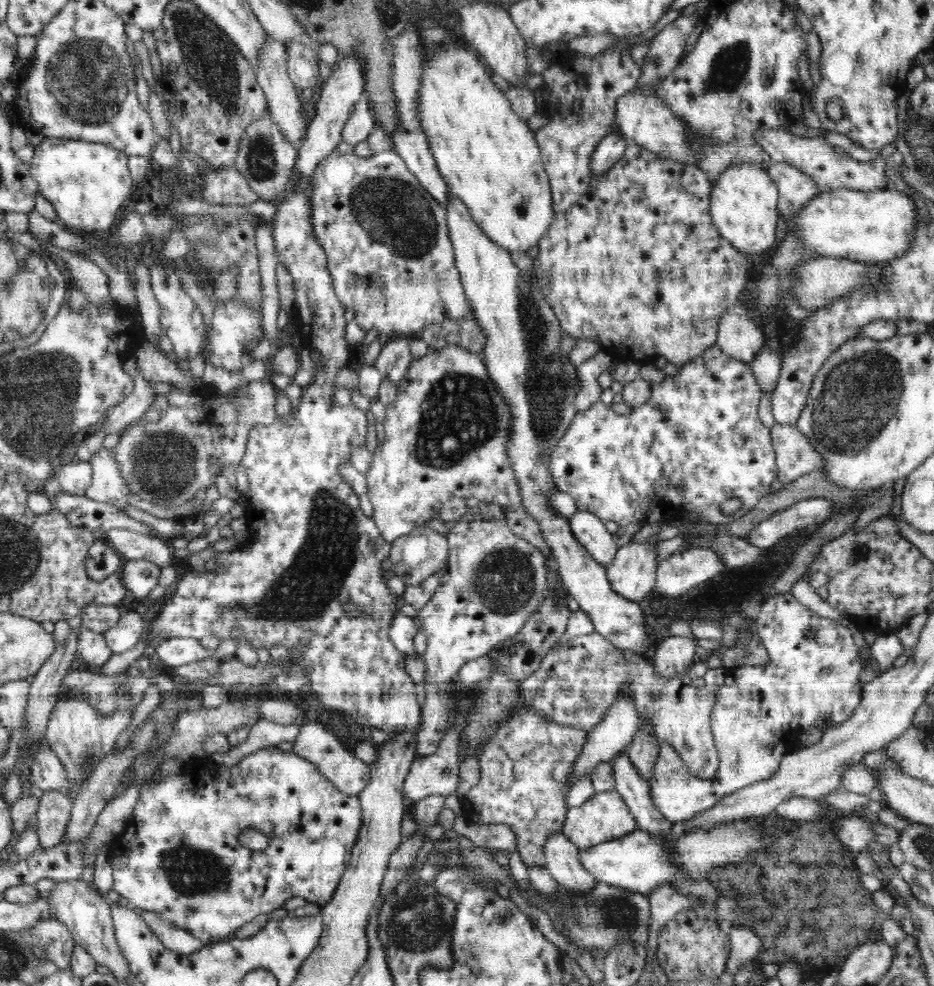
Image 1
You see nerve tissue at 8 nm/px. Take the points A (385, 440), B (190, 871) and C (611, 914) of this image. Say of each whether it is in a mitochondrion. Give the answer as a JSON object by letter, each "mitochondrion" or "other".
{"A":"other","B":"mitochondrion","C":"mitochondrion"}

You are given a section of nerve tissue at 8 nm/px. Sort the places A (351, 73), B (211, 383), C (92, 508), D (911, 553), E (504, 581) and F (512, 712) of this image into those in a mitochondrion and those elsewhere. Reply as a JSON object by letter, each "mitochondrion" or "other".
{"A":"other","B":"other","C":"other","D":"other","E":"mitochondrion","F":"other"}

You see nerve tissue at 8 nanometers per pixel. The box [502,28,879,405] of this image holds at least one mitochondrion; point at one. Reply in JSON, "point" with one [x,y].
{"point":[730,63]}

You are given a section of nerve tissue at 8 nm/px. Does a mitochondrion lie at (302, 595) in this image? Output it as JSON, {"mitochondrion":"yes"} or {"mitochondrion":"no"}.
{"mitochondrion":"yes"}

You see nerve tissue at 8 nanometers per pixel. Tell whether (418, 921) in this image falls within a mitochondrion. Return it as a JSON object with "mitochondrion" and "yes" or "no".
{"mitochondrion":"yes"}

